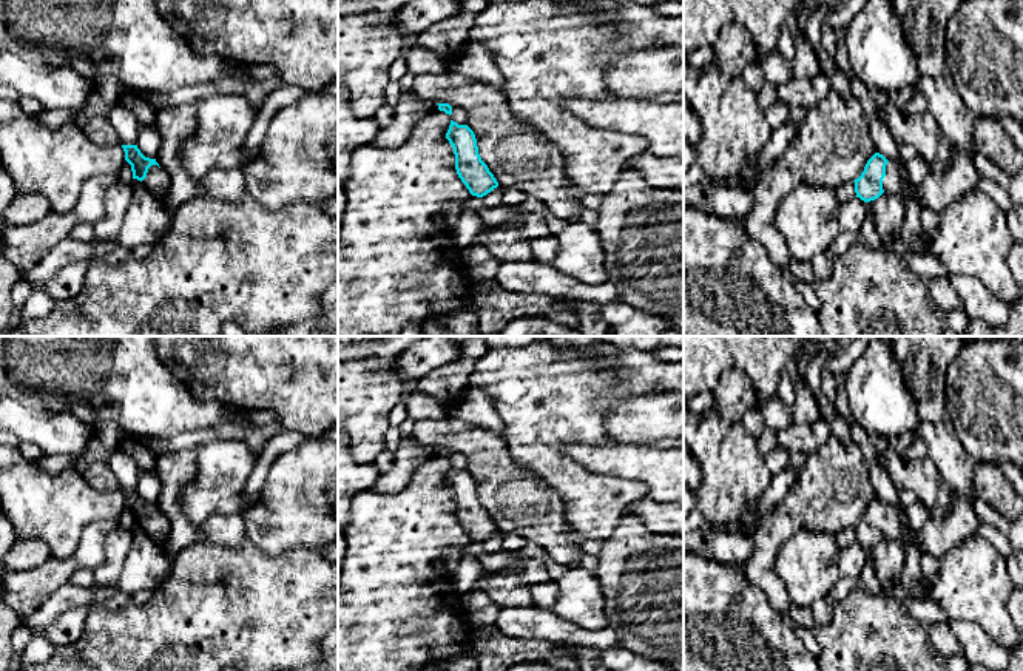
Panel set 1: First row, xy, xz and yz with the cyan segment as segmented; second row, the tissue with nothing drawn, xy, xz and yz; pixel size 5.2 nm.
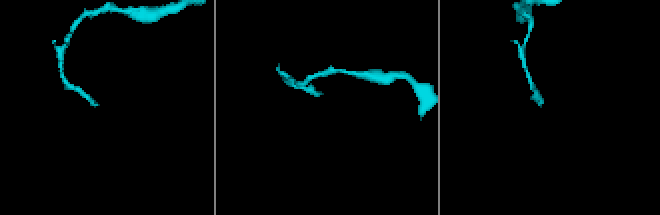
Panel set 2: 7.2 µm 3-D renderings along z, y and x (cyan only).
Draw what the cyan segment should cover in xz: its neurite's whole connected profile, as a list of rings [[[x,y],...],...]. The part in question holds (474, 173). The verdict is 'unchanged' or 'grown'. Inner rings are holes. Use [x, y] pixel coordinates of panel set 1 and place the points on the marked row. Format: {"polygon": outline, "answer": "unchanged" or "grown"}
{"polygon": [[[451,120],[446,139],[454,148],[457,174],[472,196],[483,197],[498,187],[497,179],[481,160],[475,134],[468,125]]], "answer": "unchanged"}

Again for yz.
{"polygon": [[[875,153],[866,164],[864,171],[855,182],[855,193],[864,202],[878,199],[883,193],[904,199],[909,194],[920,204],[917,187],[906,182],[896,165],[883,154]]], "answer": "grown"}

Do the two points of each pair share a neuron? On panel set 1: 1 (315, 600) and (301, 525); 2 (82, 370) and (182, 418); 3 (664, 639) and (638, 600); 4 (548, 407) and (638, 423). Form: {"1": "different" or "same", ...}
{"1": "different", "2": "same", "3": "same", "4": "different"}

